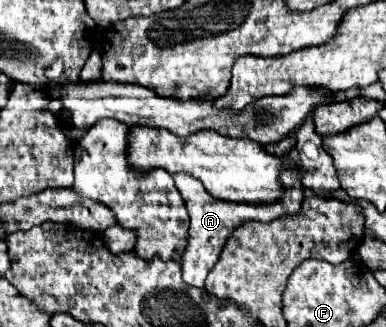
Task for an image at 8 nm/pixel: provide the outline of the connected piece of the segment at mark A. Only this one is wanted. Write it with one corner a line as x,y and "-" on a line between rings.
285,171
285,175
281,175
281,183
285,183
285,195
281,195
281,199
277,199
277,203
271,203
269,207
249,207
249,203
225,203
221,199
213,199
195,177
185,173
173,175
173,179
189,211
189,239
181,263
183,263
183,279
193,287
203,287
205,277
217,263
221,247
225,245
225,239
229,239
229,233
233,233
233,227
241,227
241,223
245,221
273,221
287,213
301,211
303,187
299,179
293,175
293,171

